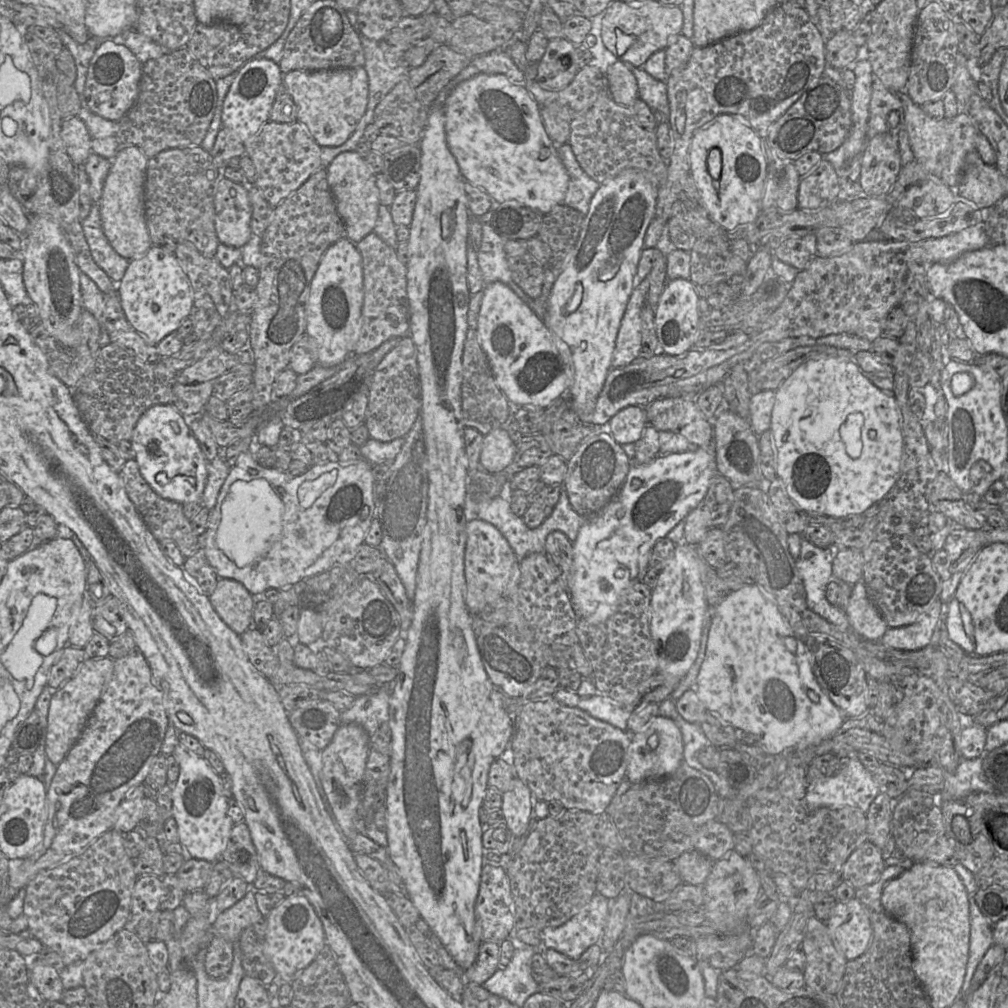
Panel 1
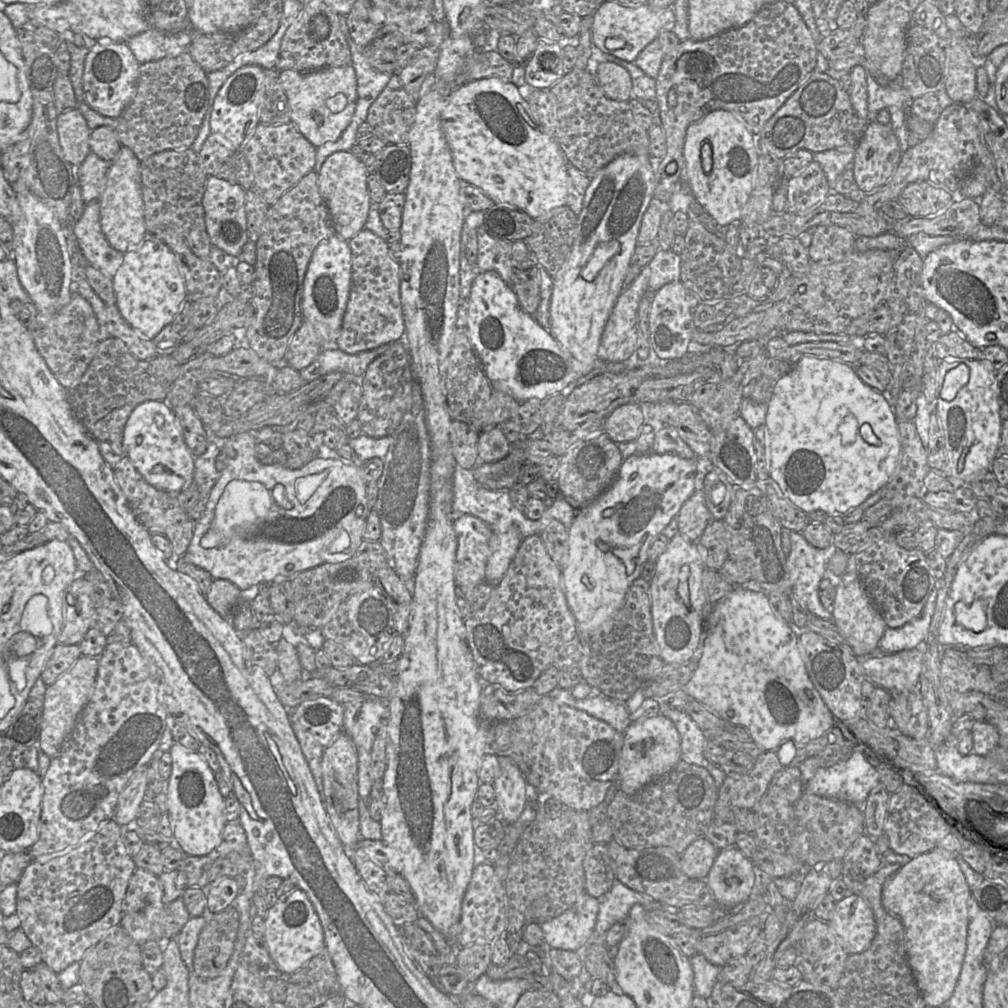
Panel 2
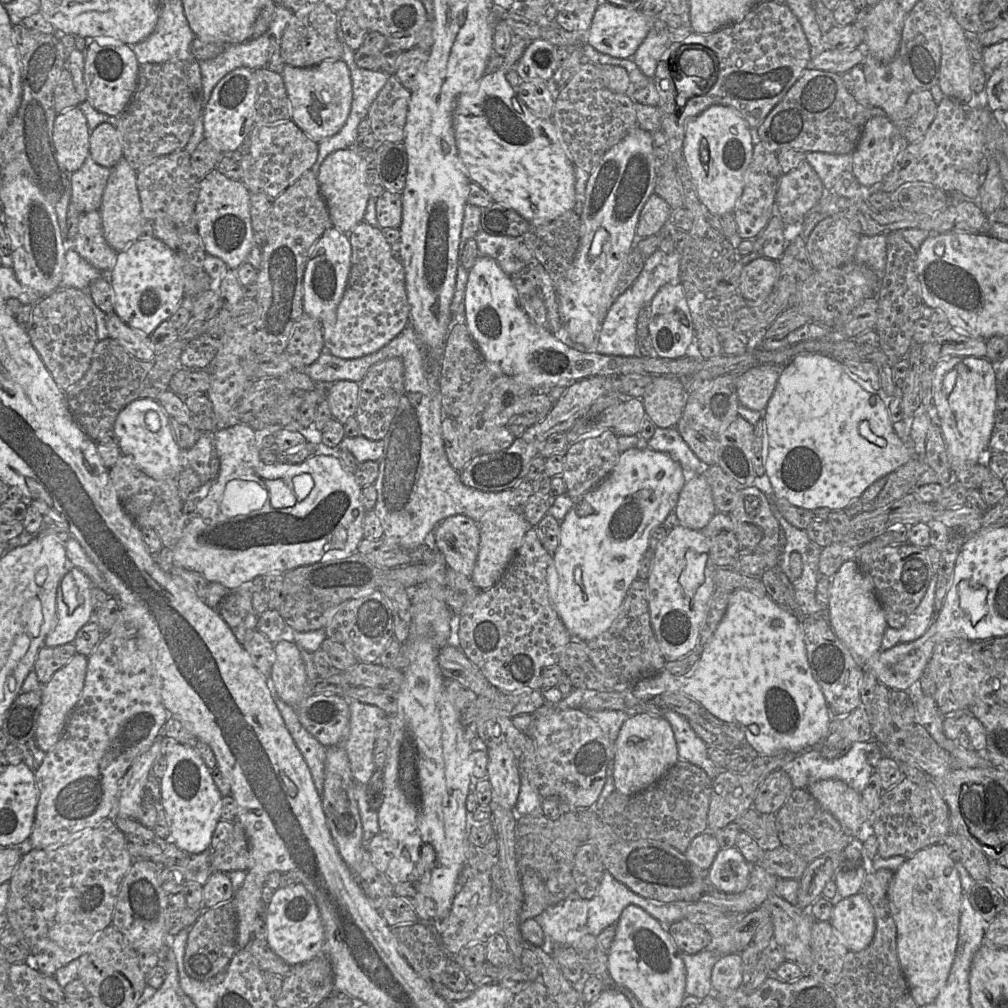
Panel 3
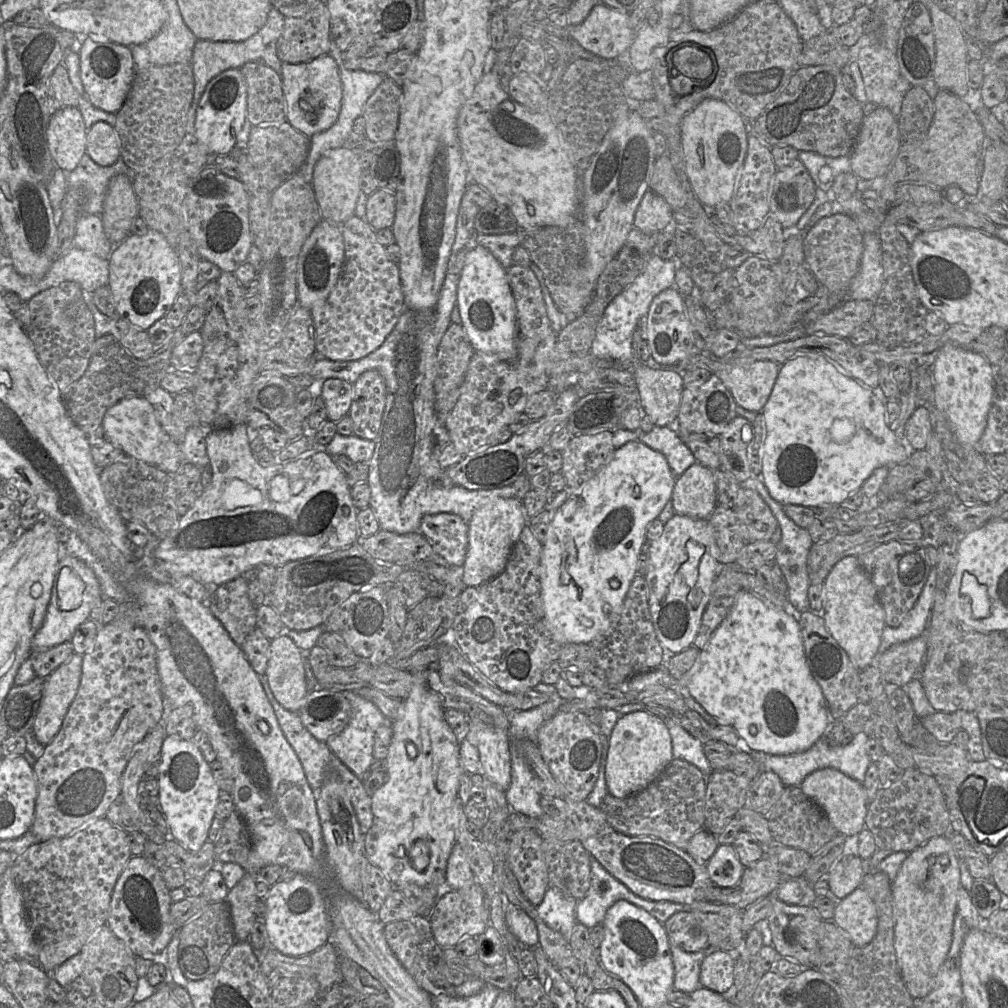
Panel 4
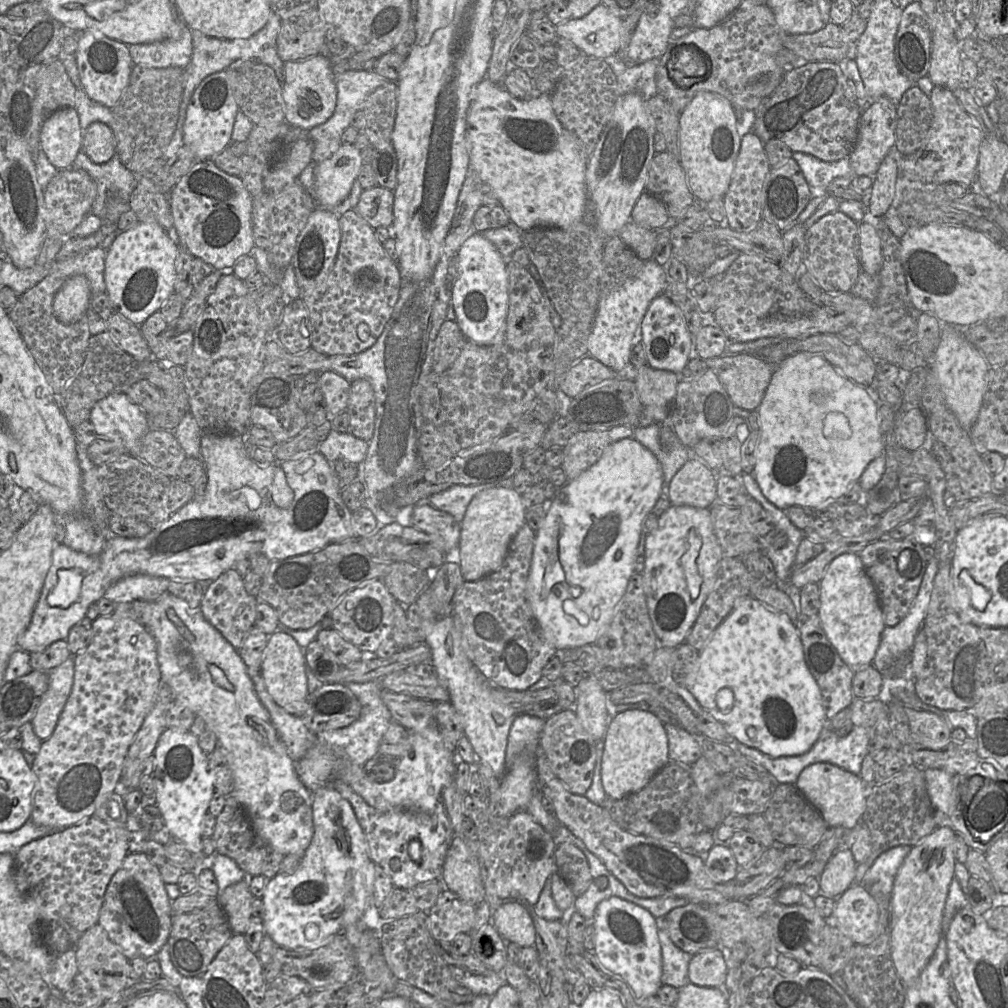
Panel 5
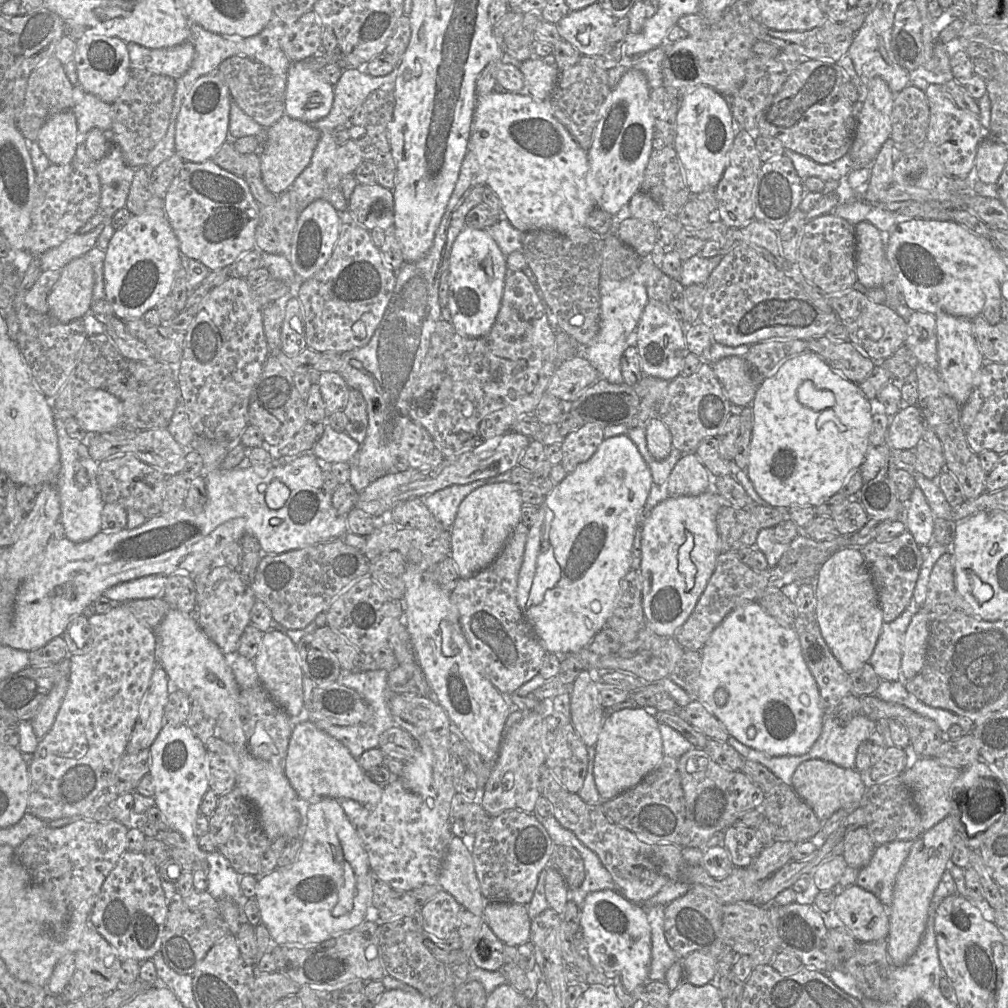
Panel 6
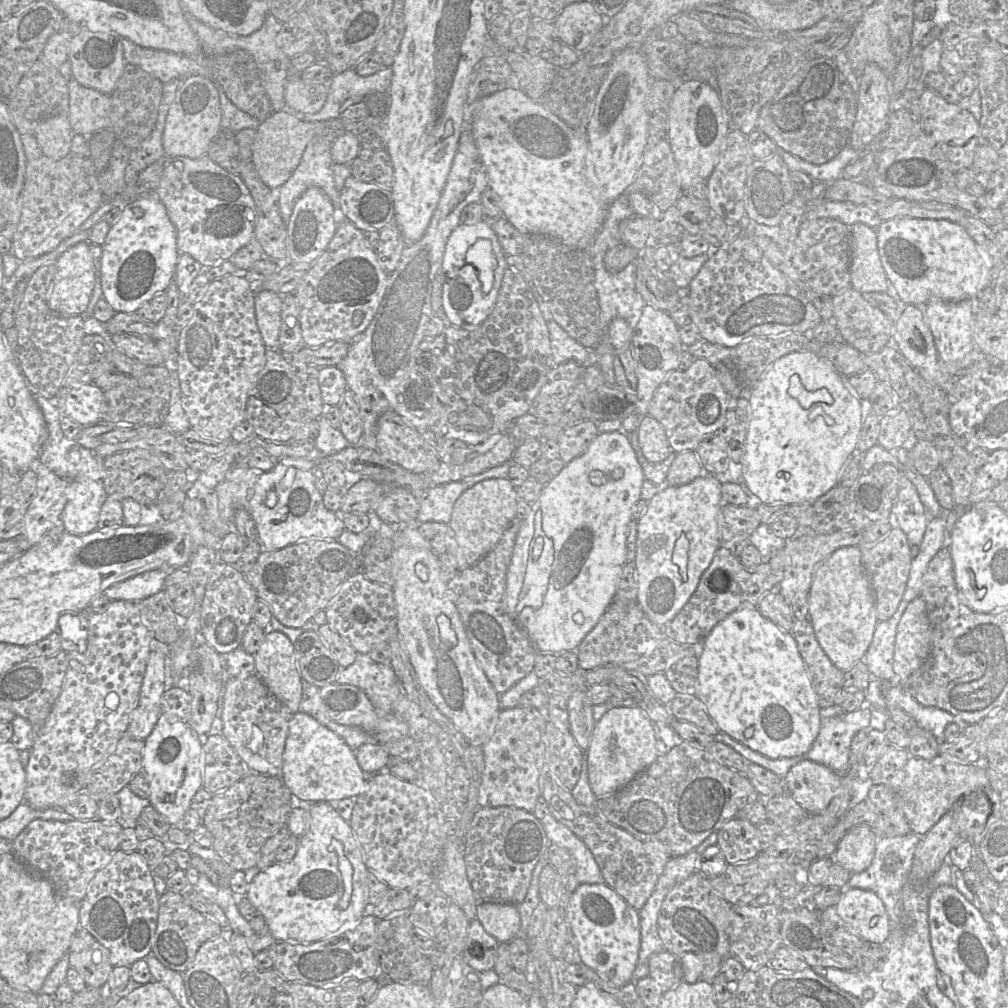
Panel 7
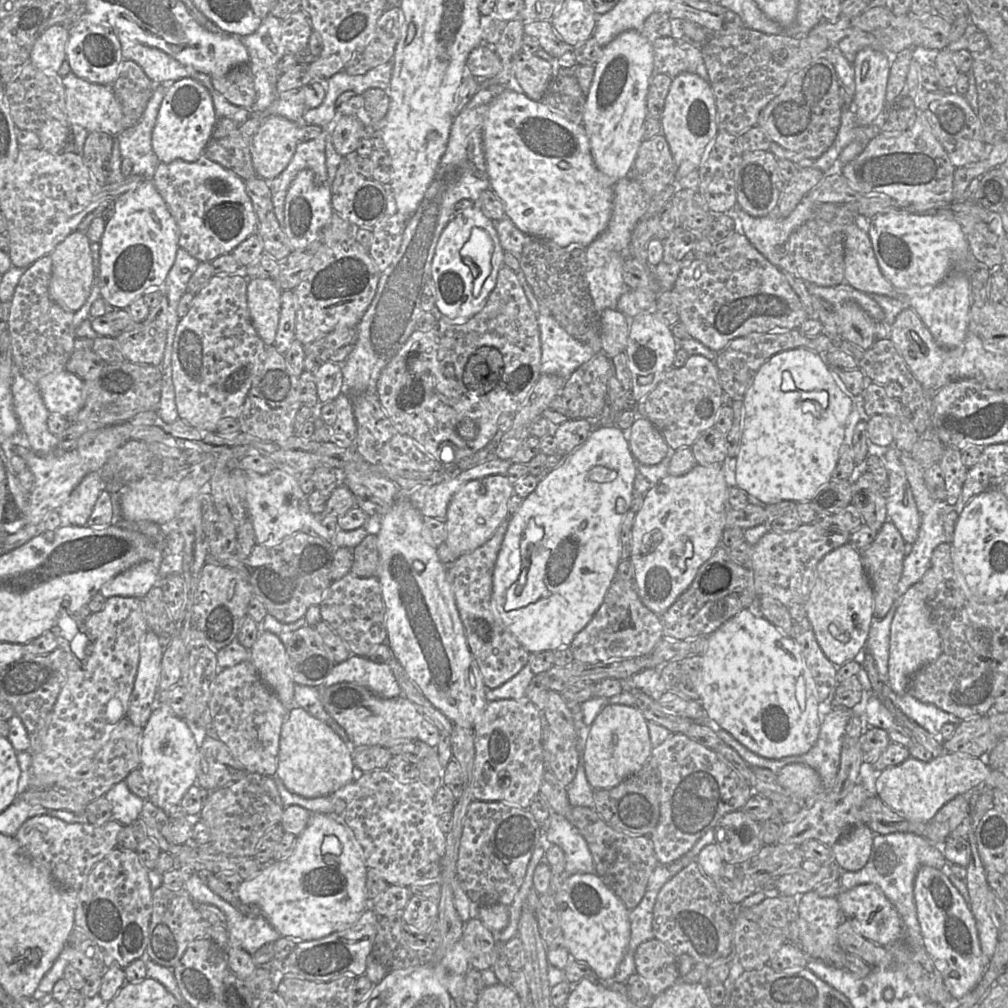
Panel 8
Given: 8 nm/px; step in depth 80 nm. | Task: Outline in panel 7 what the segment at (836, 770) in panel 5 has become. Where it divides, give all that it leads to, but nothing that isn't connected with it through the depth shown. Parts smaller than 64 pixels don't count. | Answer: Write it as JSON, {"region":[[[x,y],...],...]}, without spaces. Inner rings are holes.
{"region":[[[803,759],[783,778],[786,791],[809,814],[823,813],[841,785],[841,776],[828,767]]]}

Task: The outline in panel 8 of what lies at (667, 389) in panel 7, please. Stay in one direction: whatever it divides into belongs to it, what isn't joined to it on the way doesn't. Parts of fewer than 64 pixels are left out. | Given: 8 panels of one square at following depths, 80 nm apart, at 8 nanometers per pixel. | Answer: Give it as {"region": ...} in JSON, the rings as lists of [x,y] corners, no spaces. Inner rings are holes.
{"region":[[[690,355],[682,367],[669,370],[635,409],[661,432],[671,449],[677,450],[691,447],[703,432],[715,426],[723,393],[715,363],[701,355]]]}

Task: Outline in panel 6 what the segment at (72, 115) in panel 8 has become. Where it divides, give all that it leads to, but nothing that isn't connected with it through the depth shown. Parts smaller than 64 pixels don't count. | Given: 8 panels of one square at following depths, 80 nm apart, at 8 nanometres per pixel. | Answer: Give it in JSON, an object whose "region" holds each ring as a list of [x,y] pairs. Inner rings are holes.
{"region":[[[80,85],[73,89],[73,108],[79,135],[85,136],[91,129],[110,131],[112,124],[111,104],[86,92]]]}

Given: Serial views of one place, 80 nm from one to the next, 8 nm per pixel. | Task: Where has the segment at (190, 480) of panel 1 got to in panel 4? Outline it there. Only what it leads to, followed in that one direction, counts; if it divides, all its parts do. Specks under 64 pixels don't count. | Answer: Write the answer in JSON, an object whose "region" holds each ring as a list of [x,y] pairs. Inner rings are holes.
{"region":[[[130,397],[110,407],[103,417],[102,427],[108,440],[123,454],[153,464],[154,450],[171,438],[158,422],[154,408],[144,397]]]}

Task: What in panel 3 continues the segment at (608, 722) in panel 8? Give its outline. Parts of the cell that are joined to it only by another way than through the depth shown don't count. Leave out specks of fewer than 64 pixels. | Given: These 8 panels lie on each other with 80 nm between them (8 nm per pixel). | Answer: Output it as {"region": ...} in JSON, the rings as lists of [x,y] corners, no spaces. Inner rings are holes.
{"region":[[[640,713],[629,717],[614,741],[613,779],[615,791],[631,796],[652,786],[678,760],[677,744],[669,722],[662,716]]]}

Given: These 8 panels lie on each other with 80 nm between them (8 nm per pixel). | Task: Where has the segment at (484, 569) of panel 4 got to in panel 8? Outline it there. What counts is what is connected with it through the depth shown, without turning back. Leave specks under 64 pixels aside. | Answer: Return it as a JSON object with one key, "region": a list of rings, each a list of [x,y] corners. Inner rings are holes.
{"region":[[[490,475],[464,485],[452,498],[446,515],[446,543],[457,554],[469,553],[485,544],[498,527],[510,517],[508,500],[514,494],[506,475]]]}

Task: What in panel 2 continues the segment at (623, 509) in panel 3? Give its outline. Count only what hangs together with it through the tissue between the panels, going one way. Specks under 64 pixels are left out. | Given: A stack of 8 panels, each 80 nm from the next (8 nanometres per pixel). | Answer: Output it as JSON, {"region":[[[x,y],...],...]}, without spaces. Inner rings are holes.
{"region":[[[654,452],[636,453],[623,460],[618,473],[610,486],[595,500],[578,510],[568,530],[567,565],[562,568],[562,581],[568,606],[575,618],[578,631],[593,631],[611,619],[624,602],[626,593],[632,583],[640,577],[642,567],[648,560],[648,550],[654,538],[663,532],[669,522],[678,515],[683,503],[696,490],[698,459],[684,459],[674,454],[656,454]]]}

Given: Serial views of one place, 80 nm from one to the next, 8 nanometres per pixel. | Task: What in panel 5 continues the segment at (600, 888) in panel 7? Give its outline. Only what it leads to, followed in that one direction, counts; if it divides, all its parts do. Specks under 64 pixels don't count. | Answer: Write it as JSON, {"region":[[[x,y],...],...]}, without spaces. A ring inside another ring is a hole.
{"region":[[[613,896],[601,901],[591,922],[595,930],[594,953],[599,962],[619,975],[637,998],[655,996],[663,985],[661,945],[656,918],[646,909]]]}

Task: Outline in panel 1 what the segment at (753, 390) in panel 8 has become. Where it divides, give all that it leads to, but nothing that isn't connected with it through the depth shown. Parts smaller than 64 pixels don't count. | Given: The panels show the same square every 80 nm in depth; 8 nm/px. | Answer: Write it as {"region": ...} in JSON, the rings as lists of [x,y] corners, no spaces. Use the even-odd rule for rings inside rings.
{"region":[[[829,357],[812,358],[802,363],[775,391],[770,431],[777,451],[777,477],[787,489],[789,496],[804,511],[816,512],[825,516],[845,517],[863,514],[871,505],[881,501],[896,483],[902,464],[903,437],[899,424],[897,402],[893,392],[883,392],[865,376],[854,359]]]}

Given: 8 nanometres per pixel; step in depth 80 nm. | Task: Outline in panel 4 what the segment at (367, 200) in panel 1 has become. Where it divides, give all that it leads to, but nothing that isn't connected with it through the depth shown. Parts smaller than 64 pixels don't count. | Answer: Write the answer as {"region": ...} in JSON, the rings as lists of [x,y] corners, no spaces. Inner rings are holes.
{"region":[[[345,145],[331,149],[317,161],[312,178],[312,186],[322,217],[334,225],[341,226],[355,215],[361,193],[363,166],[359,157]]]}

